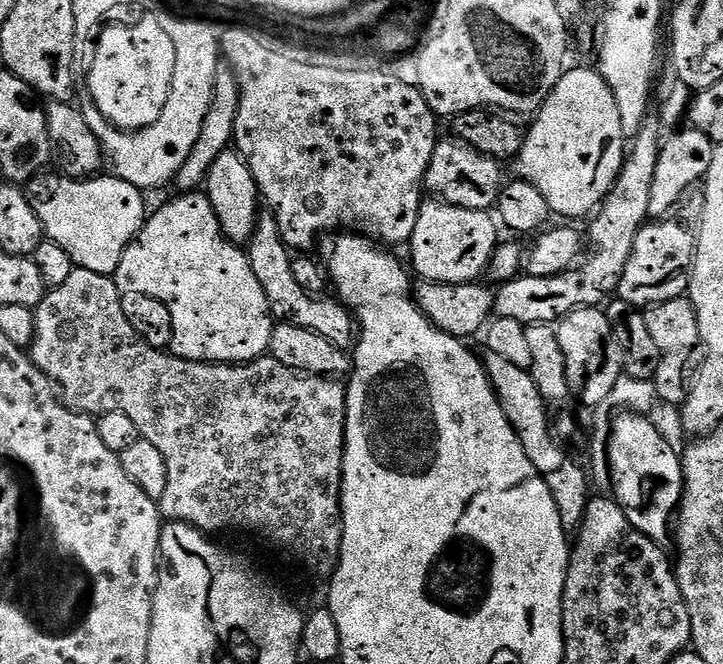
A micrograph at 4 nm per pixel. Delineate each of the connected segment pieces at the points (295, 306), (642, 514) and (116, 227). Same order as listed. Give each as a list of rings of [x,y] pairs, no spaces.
[[[261,211],[258,222],[254,226],[254,234],[246,245],[250,270],[254,270],[254,278],[262,285],[262,294],[266,294],[268,308],[272,312],[273,321],[302,326],[302,330],[314,330],[314,334],[322,334],[326,342],[334,342],[334,346],[345,350],[354,344],[354,317],[339,299],[321,298],[306,294],[302,286],[294,278],[292,256],[287,244],[280,237],[278,222],[270,211]]]
[[[624,410],[611,421],[608,433],[610,496],[618,506],[622,506],[622,514],[630,518],[630,526],[634,526],[634,530],[639,530],[641,534],[646,534],[646,538],[664,546],[673,535],[674,517],[684,496],[684,466],[681,453],[672,449],[671,442],[648,419],[647,415]]]
[[[45,170],[28,181],[26,191],[30,206],[34,206],[34,214],[38,214],[42,222],[45,237],[62,246],[62,250],[70,254],[75,267],[94,270],[94,274],[115,277],[122,262],[122,254],[132,245],[132,239],[144,229],[144,221],[150,208],[144,205],[145,193],[141,189],[135,188],[130,182],[119,180],[115,174],[104,175],[97,174],[91,178],[75,180],[72,176],[55,176],[52,170]]]

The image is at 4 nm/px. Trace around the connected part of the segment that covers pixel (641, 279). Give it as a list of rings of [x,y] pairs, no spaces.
[[[656,218],[638,230],[634,250],[630,250],[630,262],[626,262],[626,270],[622,270],[618,289],[619,299],[630,306],[647,310],[687,293],[688,283],[692,281],[692,263],[696,260],[698,232],[693,225],[691,228],[676,219]]]

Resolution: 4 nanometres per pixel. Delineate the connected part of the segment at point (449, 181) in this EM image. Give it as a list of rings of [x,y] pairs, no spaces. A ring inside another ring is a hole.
[[[455,138],[441,139],[430,158],[430,166],[424,175],[425,189],[435,199],[462,206],[466,210],[488,212],[497,207],[500,190],[506,183],[501,161],[490,158],[468,144]]]

